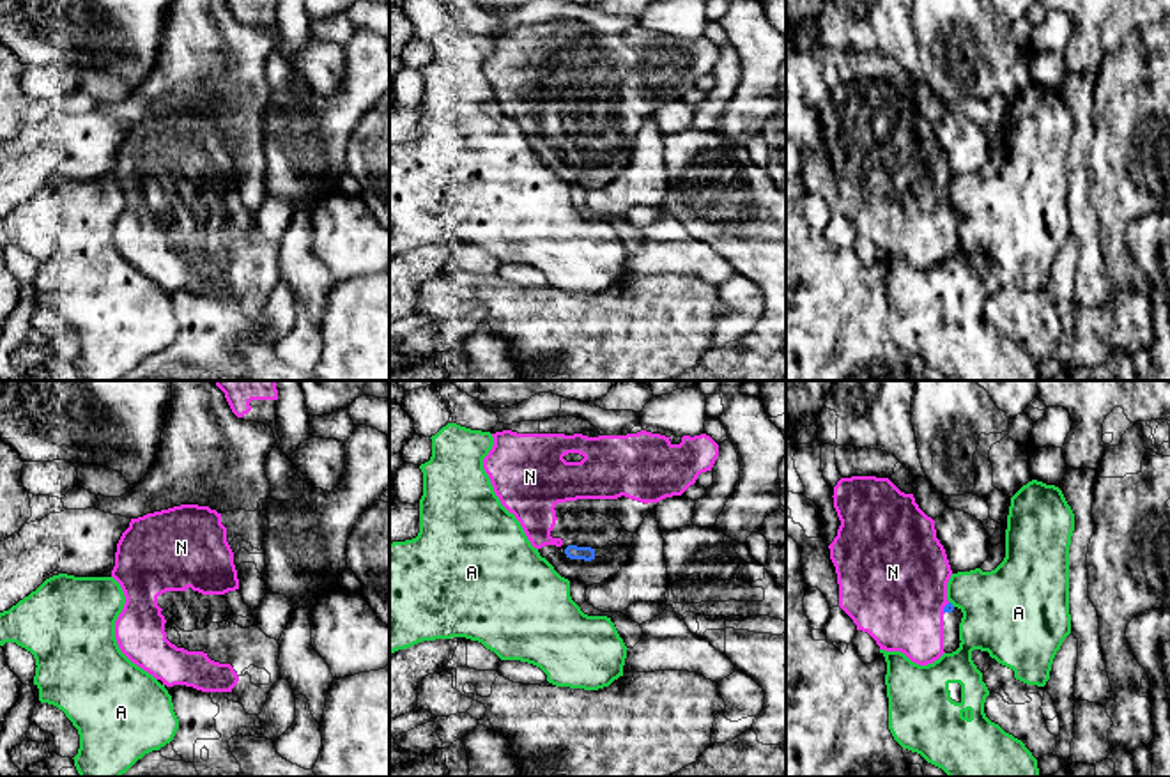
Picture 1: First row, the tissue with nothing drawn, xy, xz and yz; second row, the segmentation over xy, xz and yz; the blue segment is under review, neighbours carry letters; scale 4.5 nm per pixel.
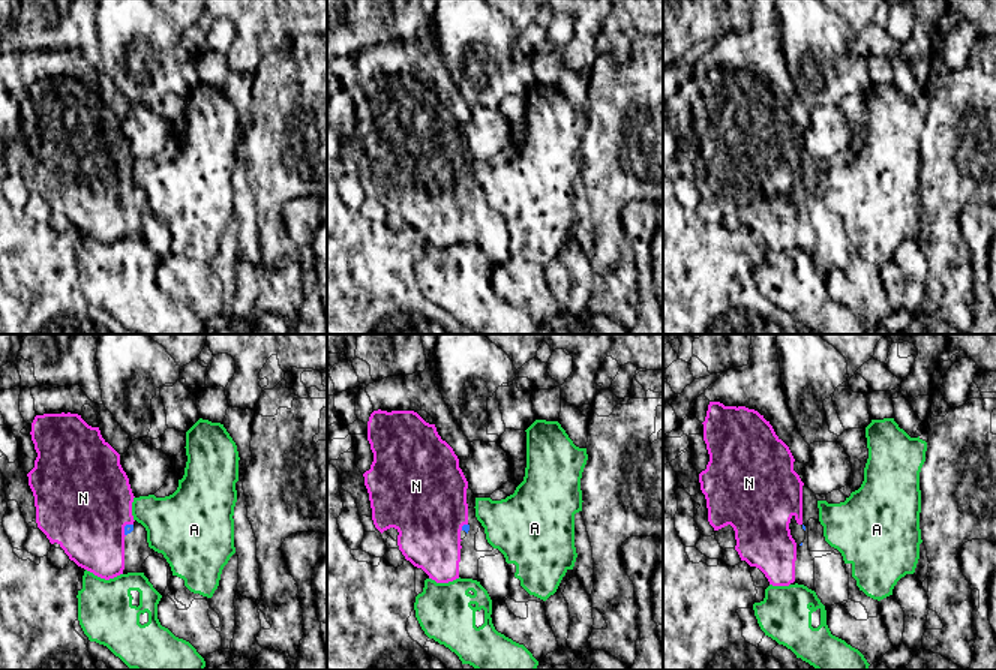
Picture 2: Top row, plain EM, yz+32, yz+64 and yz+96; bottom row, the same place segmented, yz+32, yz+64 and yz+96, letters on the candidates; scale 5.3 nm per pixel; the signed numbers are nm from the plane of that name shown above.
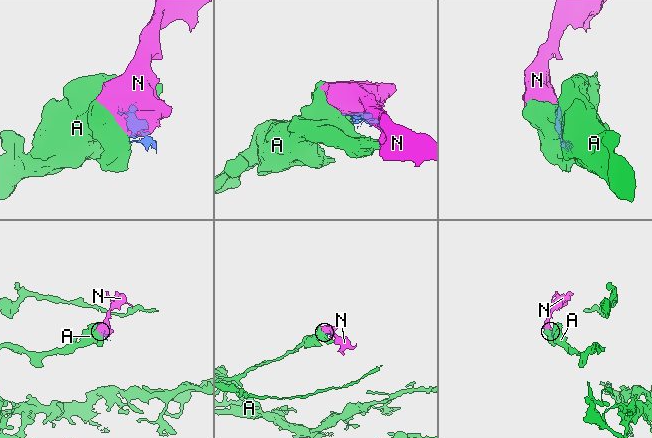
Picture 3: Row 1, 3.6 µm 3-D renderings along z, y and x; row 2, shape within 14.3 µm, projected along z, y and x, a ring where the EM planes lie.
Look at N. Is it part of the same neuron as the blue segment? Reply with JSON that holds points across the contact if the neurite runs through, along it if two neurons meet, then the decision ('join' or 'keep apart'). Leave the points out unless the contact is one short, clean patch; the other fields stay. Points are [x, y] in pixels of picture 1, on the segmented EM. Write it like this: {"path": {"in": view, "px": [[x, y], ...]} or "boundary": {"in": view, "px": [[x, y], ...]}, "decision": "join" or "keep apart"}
{"decision": "join"}

